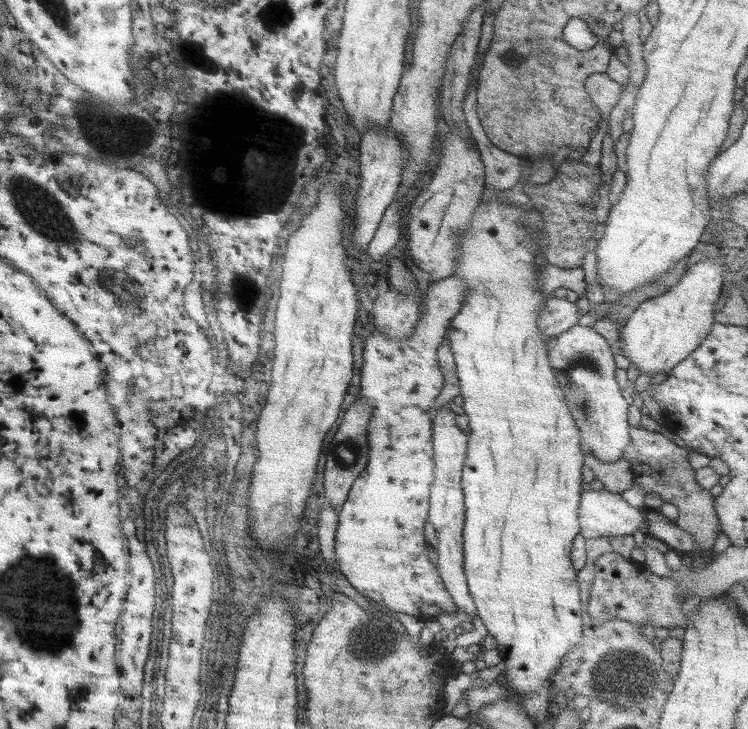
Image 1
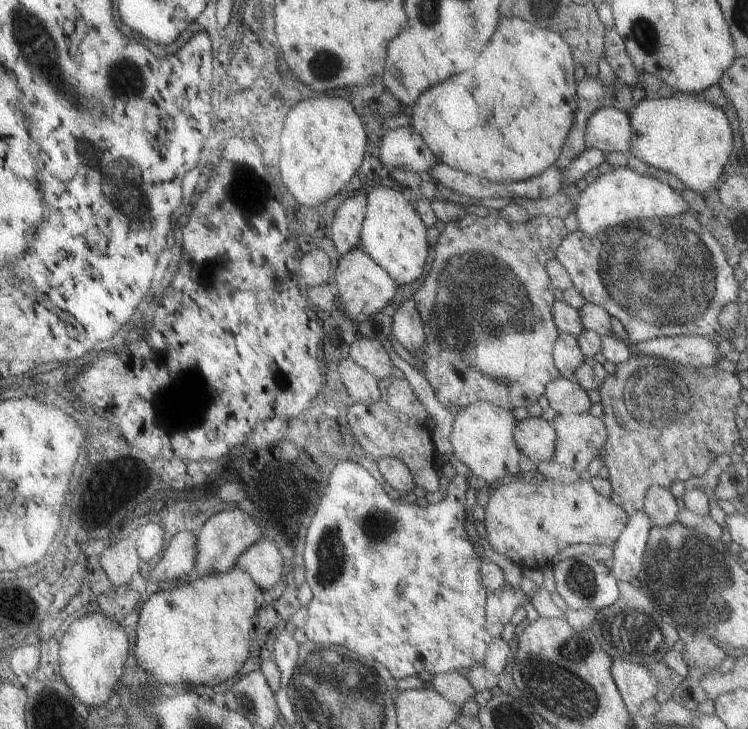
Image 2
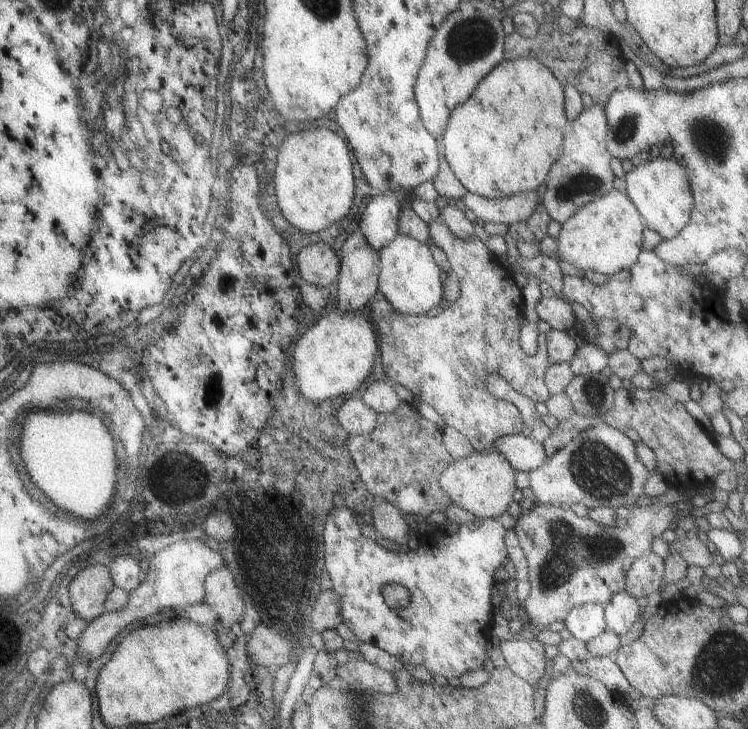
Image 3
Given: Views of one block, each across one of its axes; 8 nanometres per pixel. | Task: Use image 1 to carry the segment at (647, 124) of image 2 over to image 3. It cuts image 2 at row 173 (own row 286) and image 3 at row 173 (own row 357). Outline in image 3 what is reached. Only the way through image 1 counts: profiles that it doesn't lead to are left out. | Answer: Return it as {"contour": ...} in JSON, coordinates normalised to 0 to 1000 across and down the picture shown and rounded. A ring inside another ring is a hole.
{"contour":[[[902,210],[894,217],[876,214],[857,226],[845,228],[841,236],[834,236],[833,243],[837,267],[852,287],[862,313],[873,316],[885,326],[896,328],[918,307],[926,273],[918,239],[905,222]]]}

